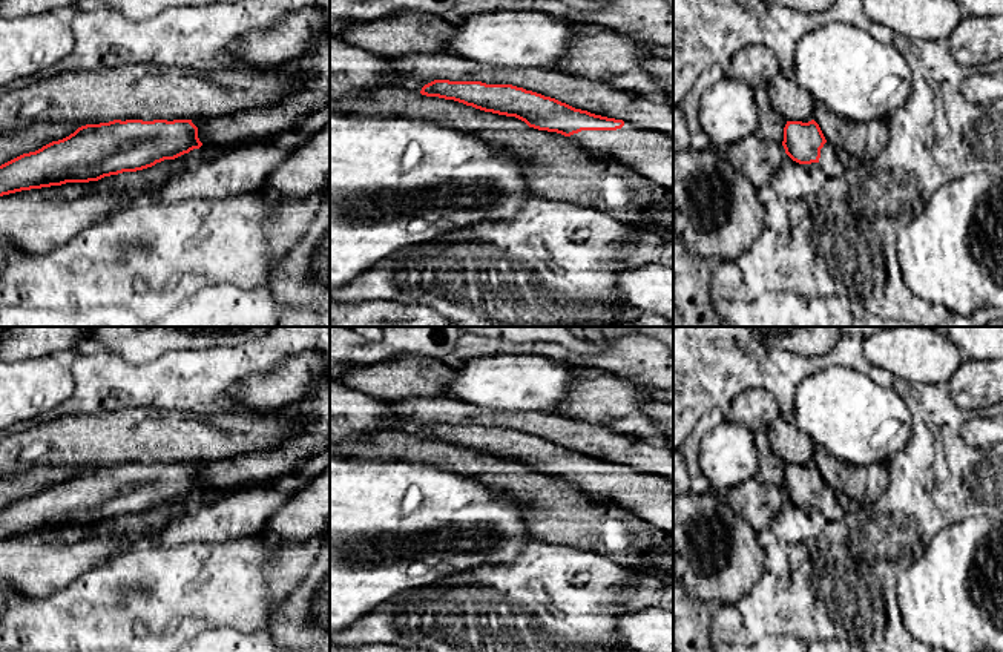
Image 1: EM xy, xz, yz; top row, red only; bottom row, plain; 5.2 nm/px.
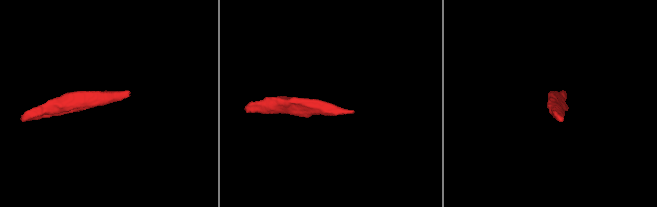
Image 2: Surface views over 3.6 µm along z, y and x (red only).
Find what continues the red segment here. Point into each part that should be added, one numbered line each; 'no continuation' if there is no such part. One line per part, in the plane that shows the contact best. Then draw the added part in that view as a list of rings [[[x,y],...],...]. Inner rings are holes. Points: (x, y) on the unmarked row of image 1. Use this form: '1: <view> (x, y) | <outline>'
1: xz (649, 496) | [[[624,465],[617,474],[581,474],[566,482],[586,492],[595,503],[627,509],[673,534],[673,479]]]

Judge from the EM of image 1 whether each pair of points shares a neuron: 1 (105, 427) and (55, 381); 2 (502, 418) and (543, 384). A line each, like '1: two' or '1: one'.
1: two
2: two

